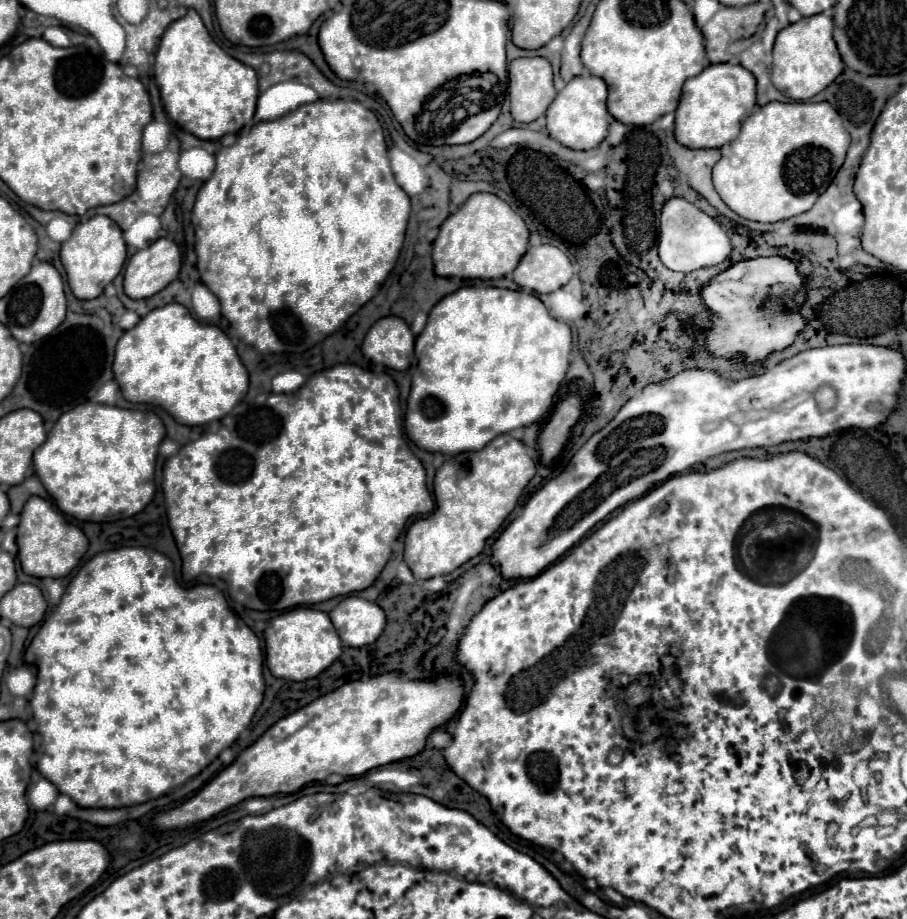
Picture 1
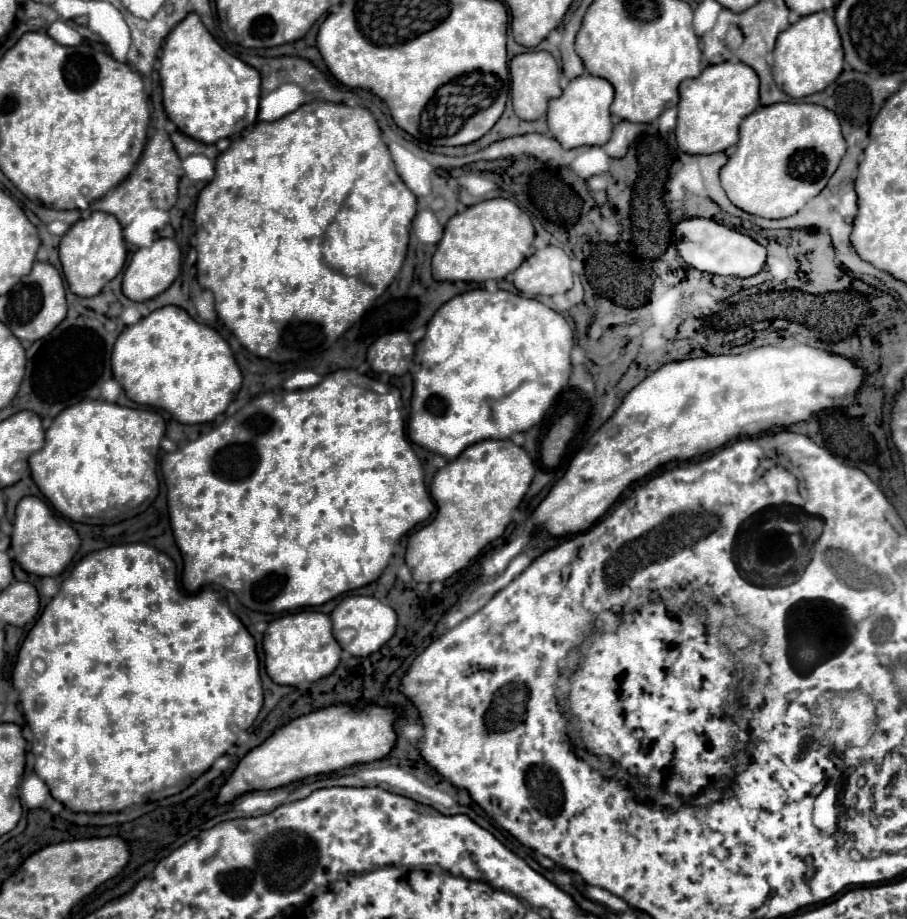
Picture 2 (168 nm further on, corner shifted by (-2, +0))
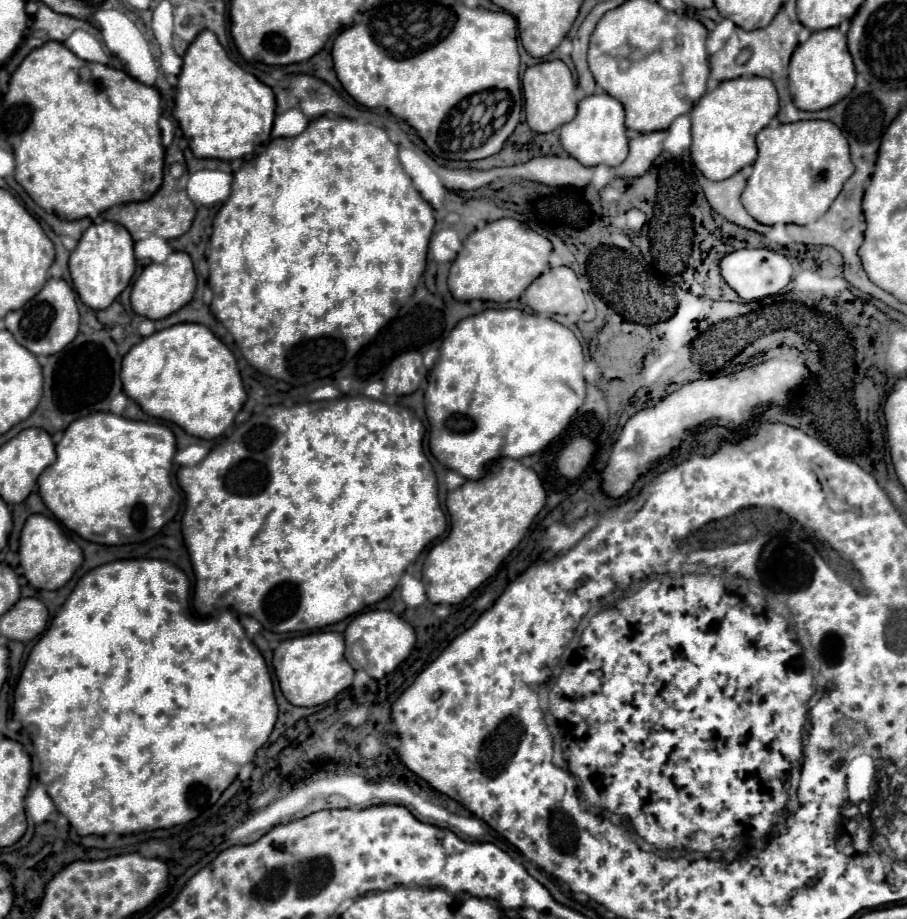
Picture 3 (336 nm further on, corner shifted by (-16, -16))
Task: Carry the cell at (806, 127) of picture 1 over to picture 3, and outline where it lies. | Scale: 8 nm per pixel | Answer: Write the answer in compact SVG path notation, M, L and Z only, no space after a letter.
M826 120L766 126L758 132L756 142L758 158L740 200L760 224L808 224L818 220L854 172L844 134L836 124Z

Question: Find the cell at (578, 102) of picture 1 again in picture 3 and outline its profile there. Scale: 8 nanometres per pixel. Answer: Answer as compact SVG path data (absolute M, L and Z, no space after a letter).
M592 94L578 102L578 114L574 120L560 126L562 148L580 160L584 166L618 166L628 156L628 136L624 126L624 106L608 94Z

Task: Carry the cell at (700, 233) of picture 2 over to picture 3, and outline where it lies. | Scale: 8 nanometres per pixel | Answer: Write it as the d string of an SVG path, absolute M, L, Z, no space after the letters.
M756 248L756 250L736 250L722 258L720 262L722 278L728 282L730 288L736 290L736 294L744 300L760 300L772 294L778 294L792 276L792 264L784 254L778 254L768 248Z

